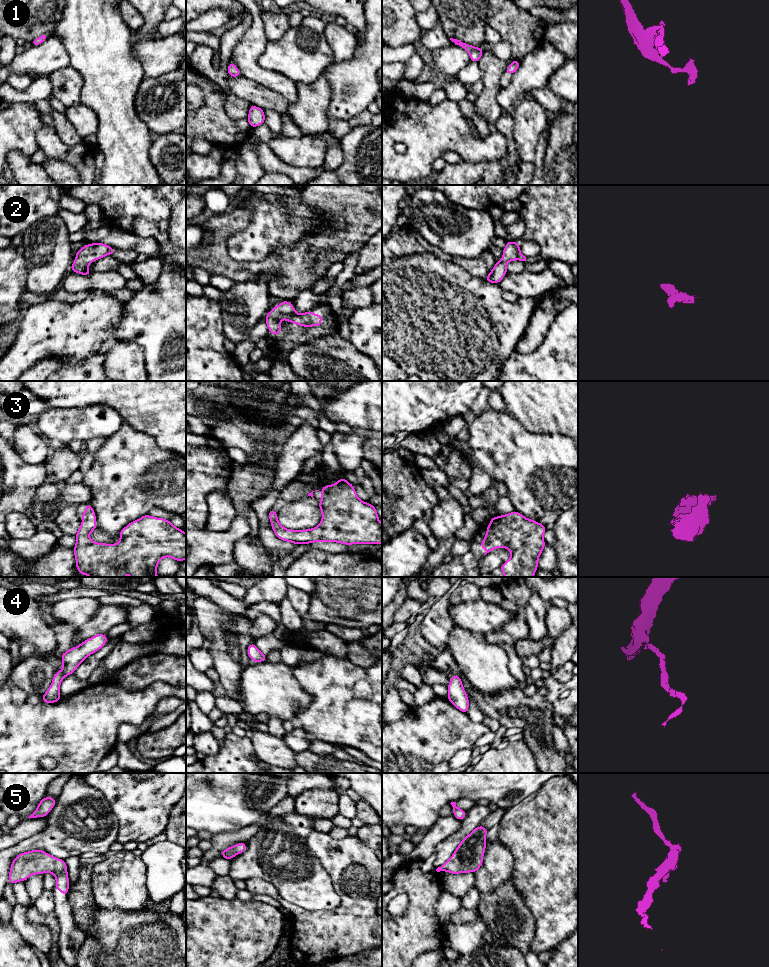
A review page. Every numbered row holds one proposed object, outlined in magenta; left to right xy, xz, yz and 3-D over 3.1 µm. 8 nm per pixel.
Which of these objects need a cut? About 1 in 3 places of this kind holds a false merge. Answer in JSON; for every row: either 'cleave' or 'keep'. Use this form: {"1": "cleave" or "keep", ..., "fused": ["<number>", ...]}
{"1": "keep", "2": "keep", "3": "keep", "4": "keep", "5": "keep", "fused": []}

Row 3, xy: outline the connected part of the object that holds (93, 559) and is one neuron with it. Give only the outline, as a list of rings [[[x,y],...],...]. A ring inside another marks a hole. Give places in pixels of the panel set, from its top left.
[[[85,504],[85,514],[79,515],[79,519],[84,519],[84,523],[80,523],[79,530],[76,533],[76,545],[73,548],[77,571],[82,575],[90,577],[124,577],[131,575],[132,577],[158,577],[157,565],[164,557],[171,557],[178,562],[186,559],[186,533],[175,527],[170,520],[156,518],[150,515],[144,515],[141,518],[130,522],[124,527],[119,537],[121,541],[115,544],[97,543],[89,538],[89,534],[96,529],[96,514],[90,504]]]

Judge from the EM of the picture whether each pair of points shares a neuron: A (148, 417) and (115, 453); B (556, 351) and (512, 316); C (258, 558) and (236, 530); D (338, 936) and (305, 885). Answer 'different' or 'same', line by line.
A: different
B: different
C: different
D: different

